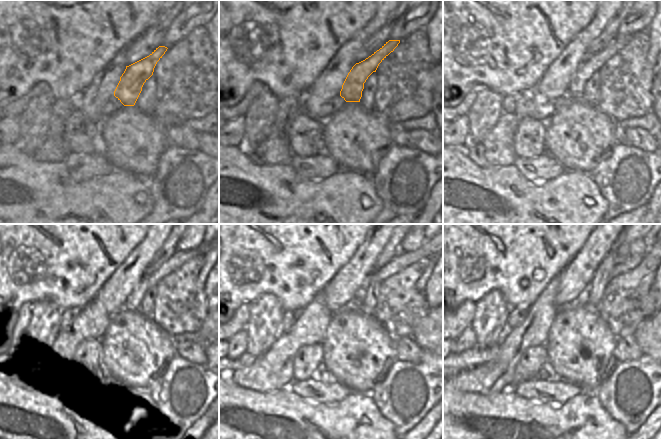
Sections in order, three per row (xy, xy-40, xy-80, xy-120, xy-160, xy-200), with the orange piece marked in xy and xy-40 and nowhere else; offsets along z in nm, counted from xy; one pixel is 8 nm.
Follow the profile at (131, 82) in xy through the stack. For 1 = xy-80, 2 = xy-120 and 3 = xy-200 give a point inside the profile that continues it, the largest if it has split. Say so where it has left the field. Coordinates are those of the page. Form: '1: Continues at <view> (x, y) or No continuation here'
1: Continues at xy-80 (591, 64)
2: Continues at xy-120 (178, 259)
3: Continues at xy-200 (623, 265).

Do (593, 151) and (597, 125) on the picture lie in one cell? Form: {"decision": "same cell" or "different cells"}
{"decision": "same cell"}

